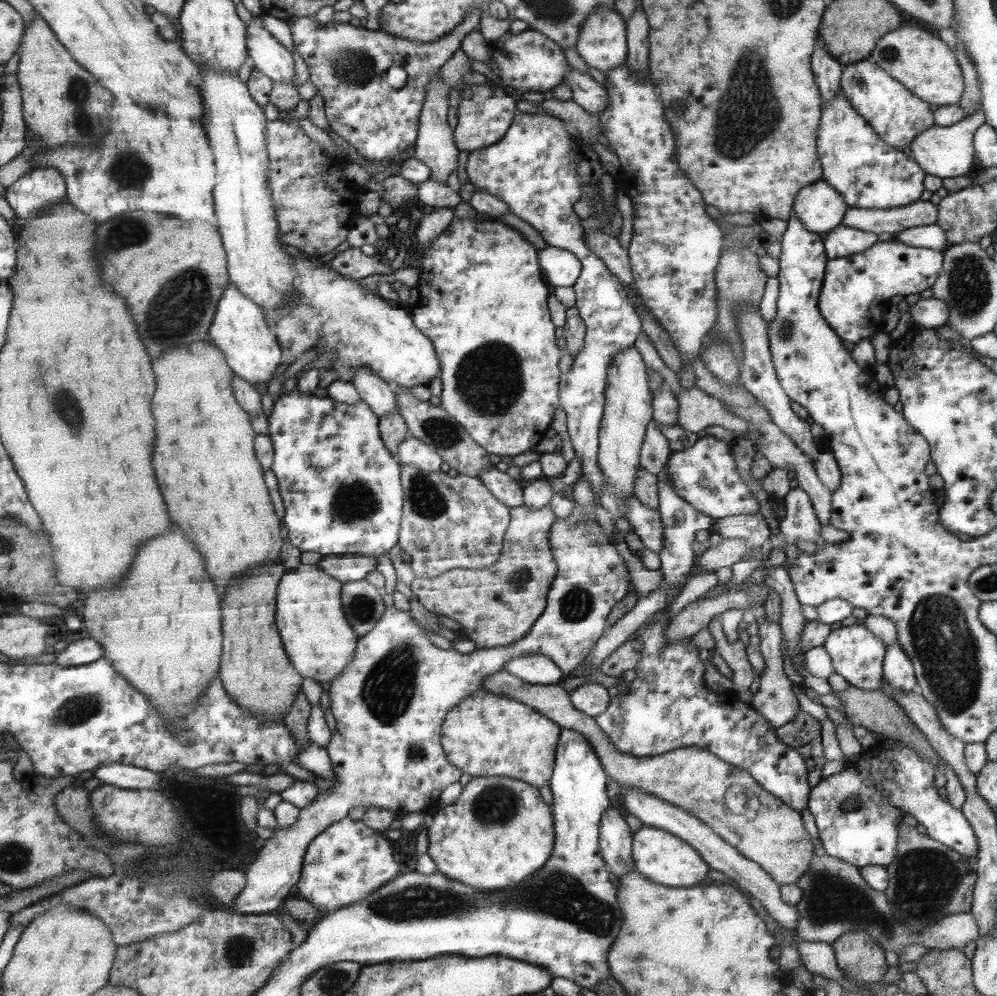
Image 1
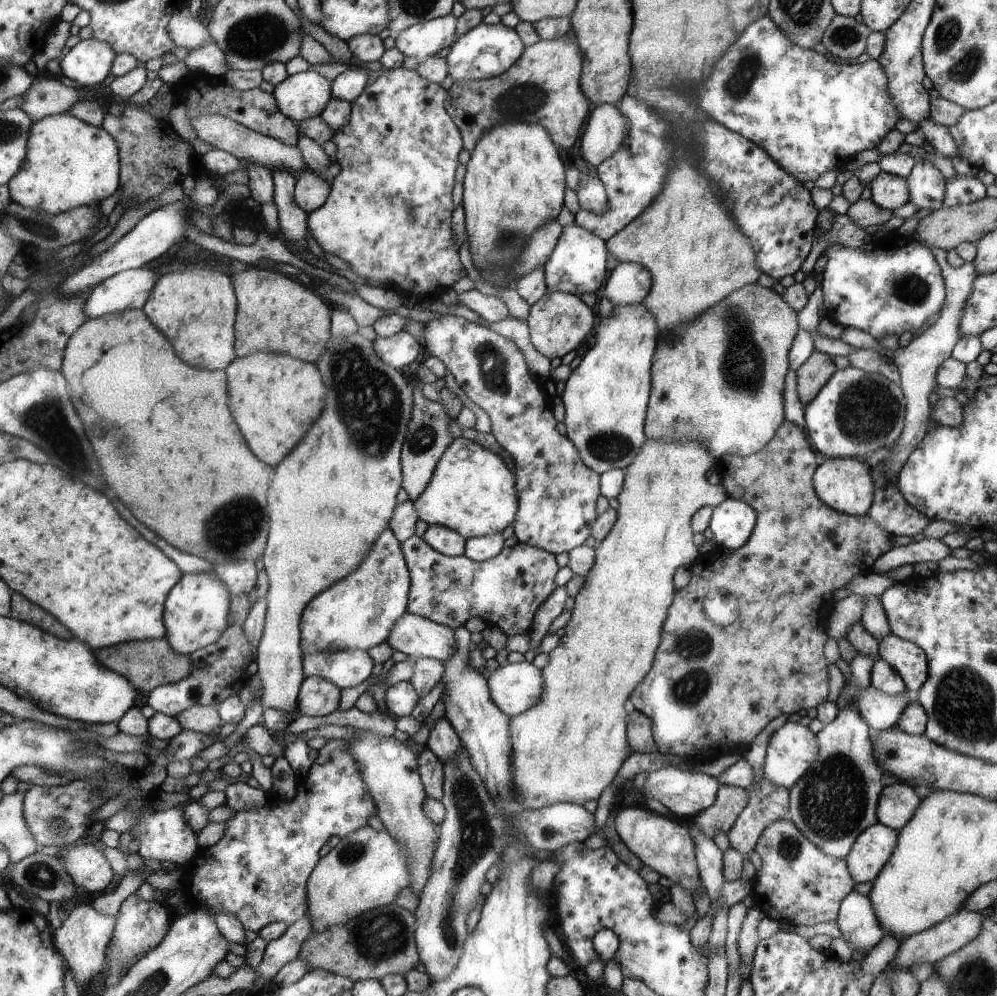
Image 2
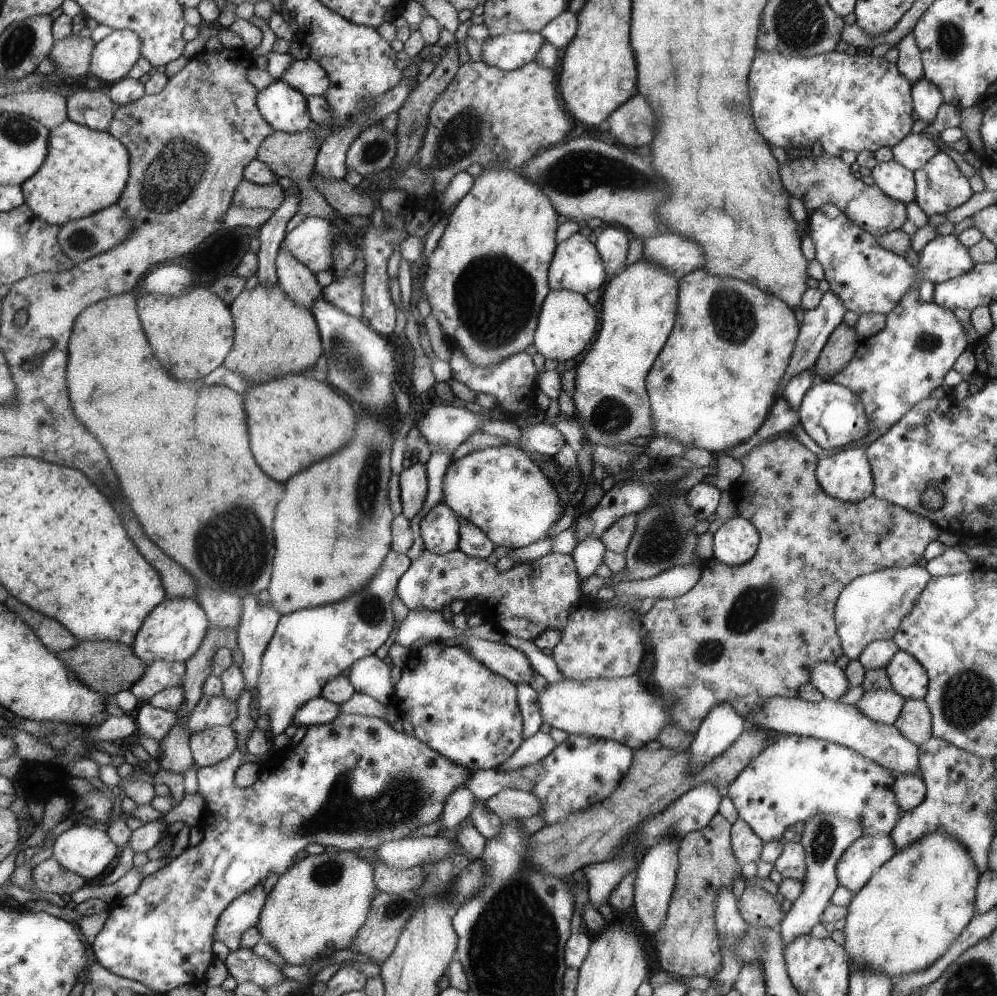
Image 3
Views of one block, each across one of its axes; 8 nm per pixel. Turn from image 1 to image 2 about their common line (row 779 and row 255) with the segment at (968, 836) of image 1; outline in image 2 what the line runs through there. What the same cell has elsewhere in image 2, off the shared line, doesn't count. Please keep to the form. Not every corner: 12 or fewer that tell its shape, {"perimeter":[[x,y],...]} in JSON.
{"perimeter":[[913,238],[830,245],[823,314],[876,341],[913,335],[945,292]]}

